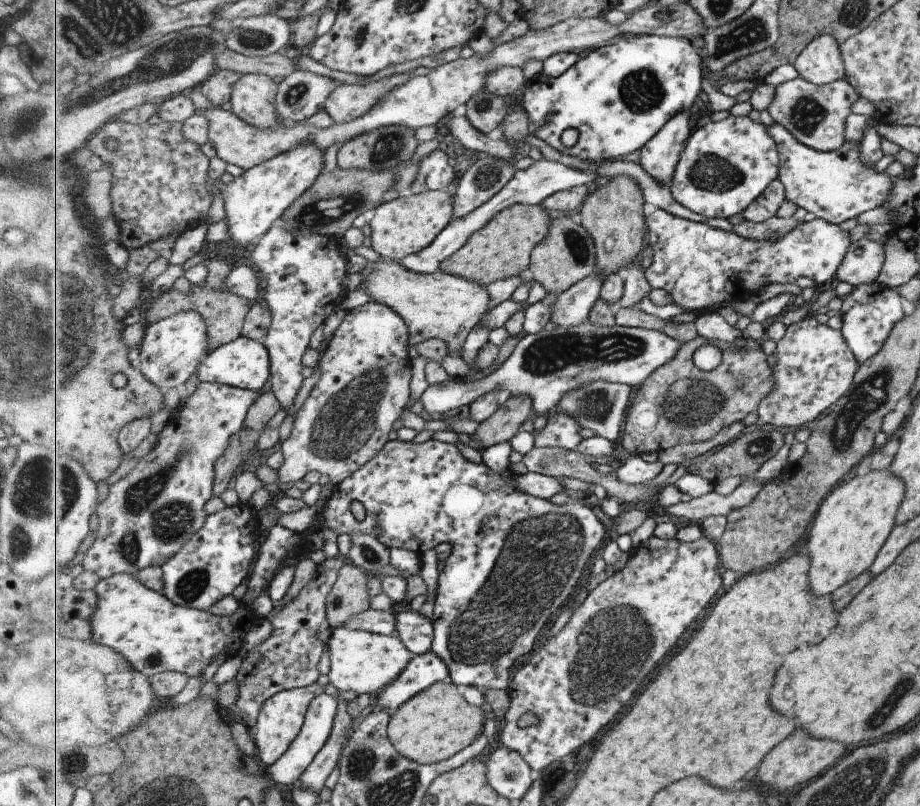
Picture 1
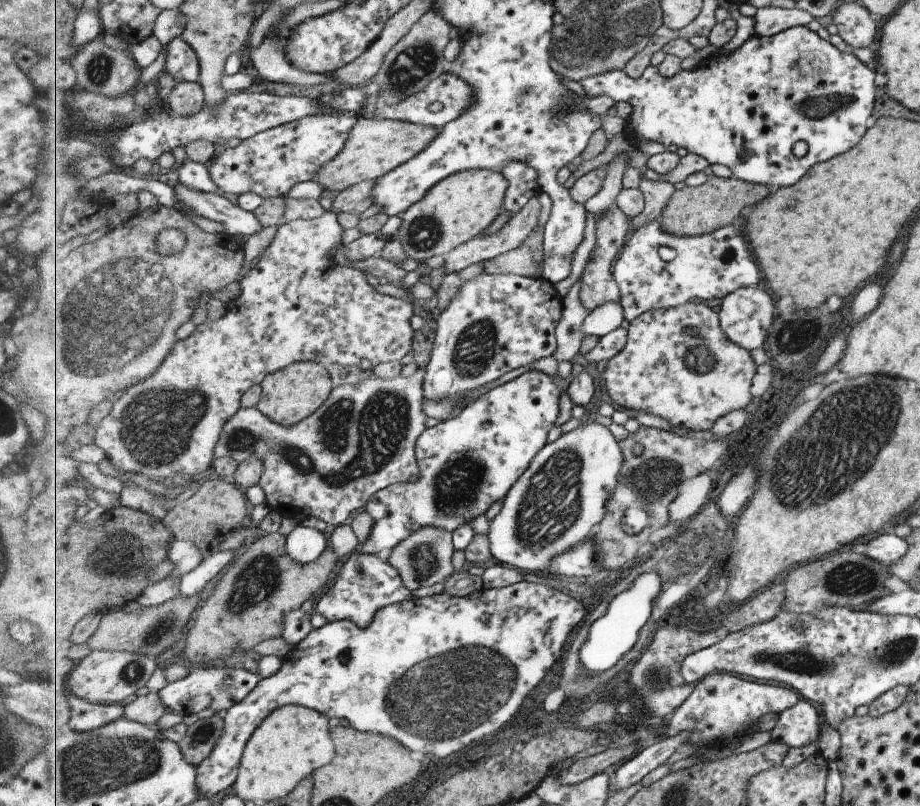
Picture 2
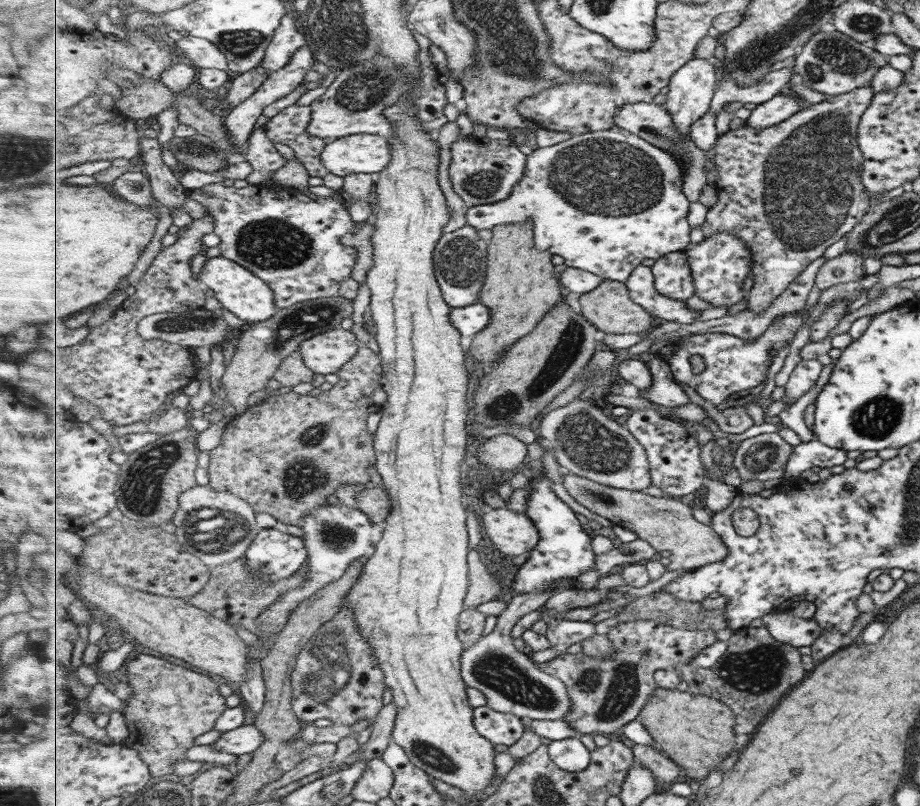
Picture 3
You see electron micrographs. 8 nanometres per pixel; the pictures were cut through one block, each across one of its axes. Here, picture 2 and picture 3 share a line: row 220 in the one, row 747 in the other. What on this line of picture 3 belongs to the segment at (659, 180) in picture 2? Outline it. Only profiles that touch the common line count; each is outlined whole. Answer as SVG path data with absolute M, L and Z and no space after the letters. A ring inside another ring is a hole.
M632 745L634 751L634 761L647 766L647 769L655 775L657 787L663 790L665 784L673 785L675 778L683 774L682 769L662 750L655 749L645 745Z

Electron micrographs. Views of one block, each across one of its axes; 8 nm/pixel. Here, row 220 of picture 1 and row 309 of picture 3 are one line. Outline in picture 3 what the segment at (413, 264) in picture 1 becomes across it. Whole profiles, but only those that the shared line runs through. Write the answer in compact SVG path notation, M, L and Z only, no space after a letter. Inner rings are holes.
M477 303L467 308L453 309L451 319L459 329L459 333L469 340L475 338L489 326L491 315L493 313L489 307Z

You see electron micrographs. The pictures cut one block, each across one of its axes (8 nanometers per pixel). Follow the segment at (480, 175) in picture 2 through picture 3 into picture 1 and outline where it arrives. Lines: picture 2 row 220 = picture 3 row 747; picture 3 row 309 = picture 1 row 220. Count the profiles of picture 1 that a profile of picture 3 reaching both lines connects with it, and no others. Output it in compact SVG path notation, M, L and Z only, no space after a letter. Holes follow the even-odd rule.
M445 190L423 193L407 192L404 196L381 204L369 217L371 248L381 258L396 262L422 252L433 245L436 239L450 226L454 216L454 198Z

